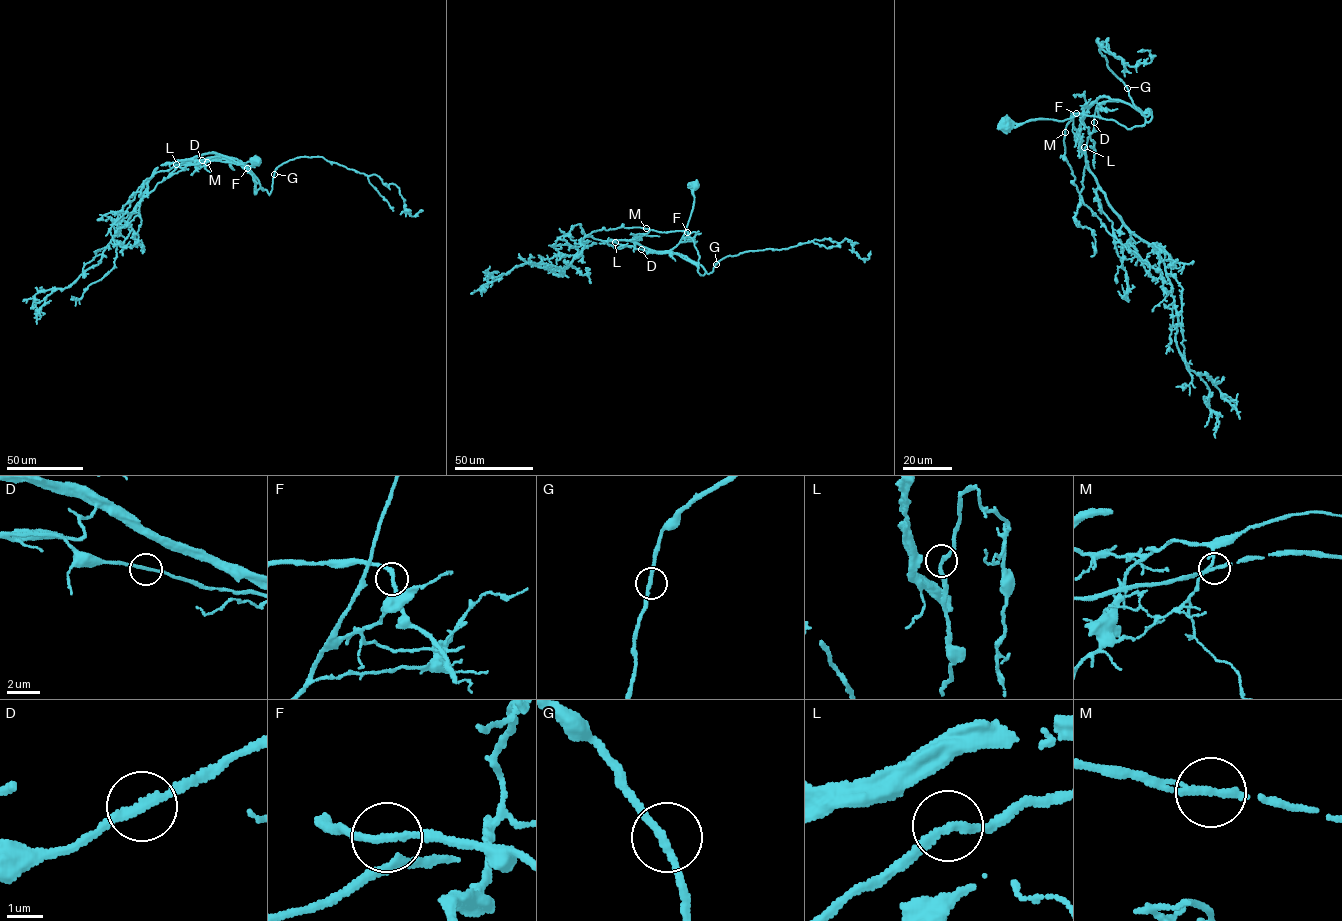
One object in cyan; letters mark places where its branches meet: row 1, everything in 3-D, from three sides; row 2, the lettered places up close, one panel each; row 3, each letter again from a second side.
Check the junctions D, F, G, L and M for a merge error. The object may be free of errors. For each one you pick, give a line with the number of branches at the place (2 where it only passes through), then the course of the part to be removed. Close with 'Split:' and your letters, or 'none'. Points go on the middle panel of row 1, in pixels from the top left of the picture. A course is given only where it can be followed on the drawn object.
Split: none

